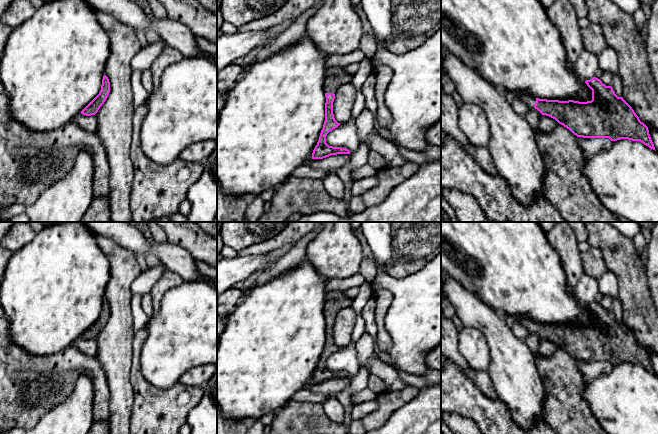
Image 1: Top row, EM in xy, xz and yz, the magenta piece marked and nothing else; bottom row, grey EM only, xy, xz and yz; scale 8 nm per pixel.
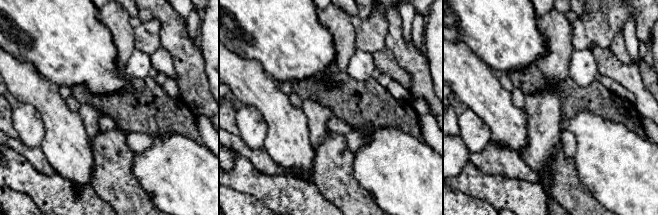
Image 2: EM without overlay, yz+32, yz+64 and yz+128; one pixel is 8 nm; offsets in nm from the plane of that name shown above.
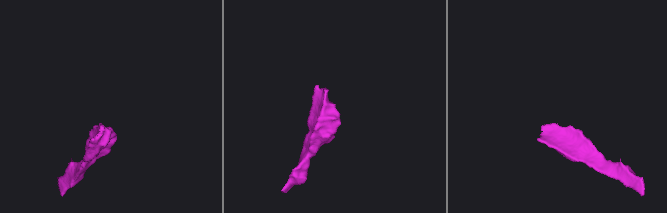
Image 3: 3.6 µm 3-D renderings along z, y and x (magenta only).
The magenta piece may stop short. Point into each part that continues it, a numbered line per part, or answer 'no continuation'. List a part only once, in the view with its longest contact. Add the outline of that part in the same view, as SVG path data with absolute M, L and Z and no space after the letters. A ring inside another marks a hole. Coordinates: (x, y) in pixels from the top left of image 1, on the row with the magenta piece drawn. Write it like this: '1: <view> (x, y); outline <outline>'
1: xz (336, 76); outline M332 67L326 70L324 80L325 93L337 92L337 89L348 82L352 81L353 76L348 74L344 67Z

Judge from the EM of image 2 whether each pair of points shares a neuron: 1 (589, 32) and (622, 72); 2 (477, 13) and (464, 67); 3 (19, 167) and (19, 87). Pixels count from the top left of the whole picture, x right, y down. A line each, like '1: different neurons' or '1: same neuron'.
1: different neurons
2: different neurons
3: different neurons

